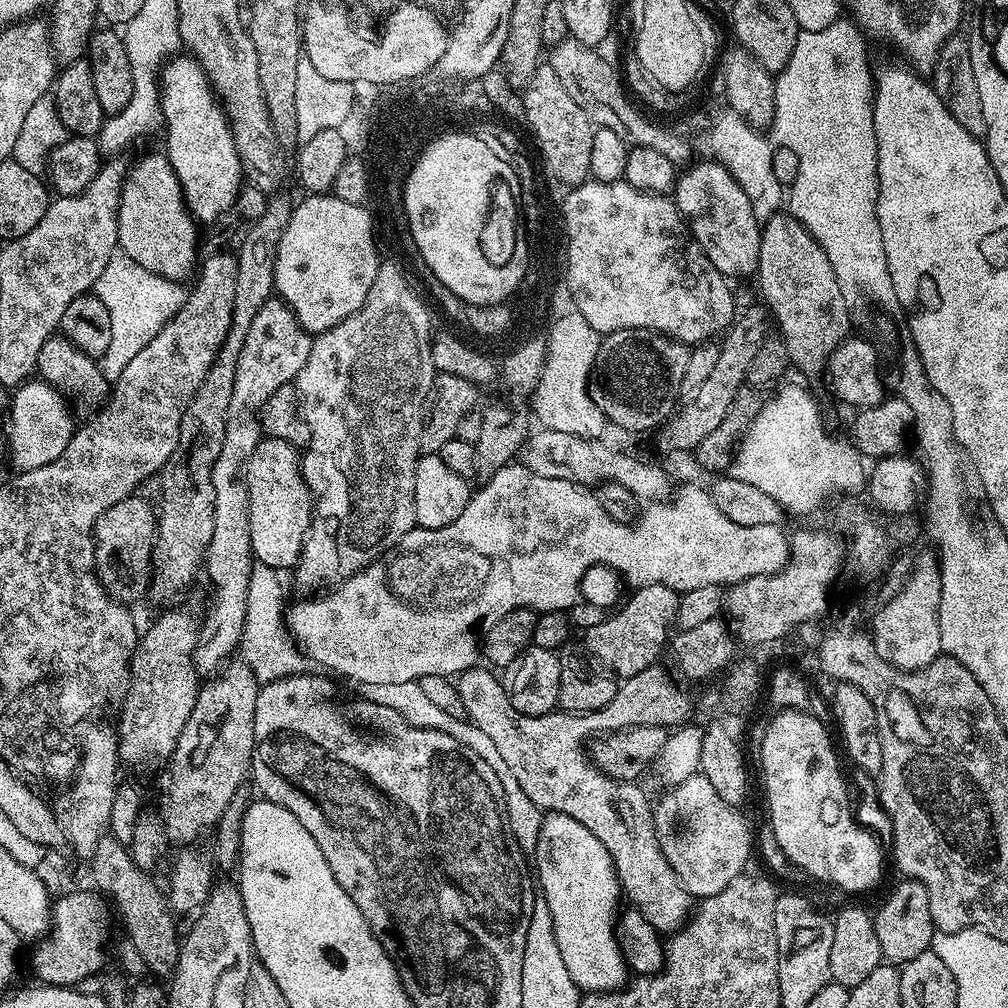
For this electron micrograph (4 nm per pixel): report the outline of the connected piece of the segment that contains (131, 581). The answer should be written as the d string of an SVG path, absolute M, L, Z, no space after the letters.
M133 494L122 502L114 502L106 514L98 518L94 529L96 541L96 577L115 600L140 600L150 588L152 574L152 545L156 543L158 512L140 494Z

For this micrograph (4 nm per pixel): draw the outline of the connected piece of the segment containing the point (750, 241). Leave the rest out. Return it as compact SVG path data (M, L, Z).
M707 158L701 164L692 162L679 173L674 185L676 209L684 217L694 239L700 243L700 249L710 258L710 262L725 278L732 276L755 277L758 266L758 246L760 245L761 221L756 220L750 208L750 201L742 186L731 176L730 170L715 158Z

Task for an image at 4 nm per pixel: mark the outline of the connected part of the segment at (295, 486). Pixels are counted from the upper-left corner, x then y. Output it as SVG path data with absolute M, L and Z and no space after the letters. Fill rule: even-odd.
M261 439L246 469L250 498L250 542L259 563L277 570L295 569L308 527L312 525L312 492L306 486L302 460L291 444Z

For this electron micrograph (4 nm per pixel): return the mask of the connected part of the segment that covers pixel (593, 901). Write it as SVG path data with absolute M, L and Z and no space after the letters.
M548 812L540 822L534 859L536 876L540 879L539 891L550 910L558 951L561 952L562 962L566 962L566 971L569 972L570 978L574 978L576 987L584 994L614 992L623 988L629 979L630 969L624 962L620 941L616 938L622 889L610 854L602 846L602 842L598 842L598 838L594 838L594 834L590 834L590 830L582 826L582 822L561 812Z

